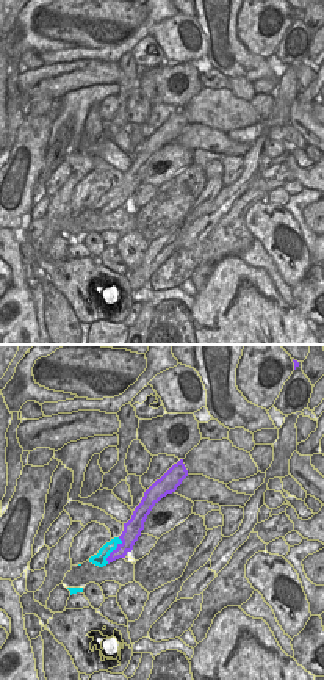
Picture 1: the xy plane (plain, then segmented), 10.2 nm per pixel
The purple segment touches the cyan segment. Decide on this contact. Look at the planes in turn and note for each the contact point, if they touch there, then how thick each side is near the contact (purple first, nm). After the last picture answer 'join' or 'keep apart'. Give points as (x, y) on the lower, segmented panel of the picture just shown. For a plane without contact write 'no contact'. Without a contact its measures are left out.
(113, 550) | 170/130 nm

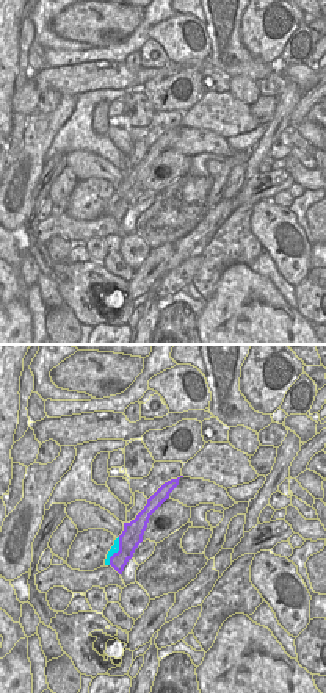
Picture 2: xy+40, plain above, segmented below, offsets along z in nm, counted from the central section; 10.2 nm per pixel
(118, 551) | 220/90 nm

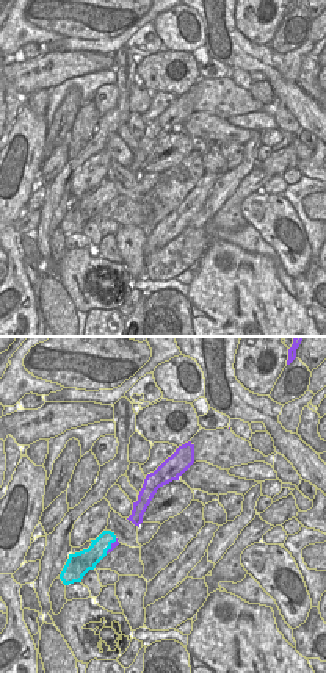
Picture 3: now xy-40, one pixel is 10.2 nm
(112, 547) | 60/190 nm

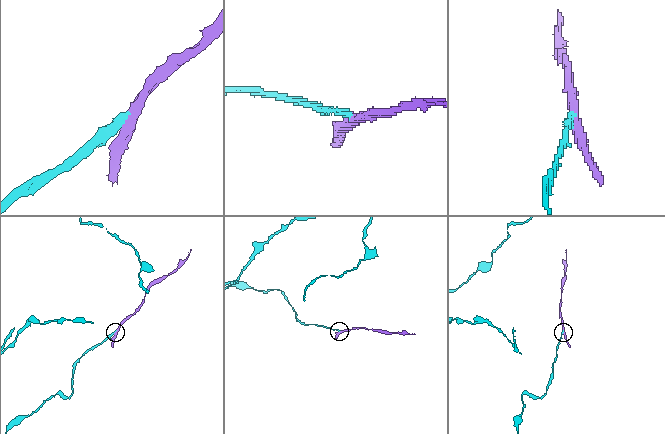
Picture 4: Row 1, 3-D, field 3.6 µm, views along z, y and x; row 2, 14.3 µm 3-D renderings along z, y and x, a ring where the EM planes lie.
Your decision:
keep apart

